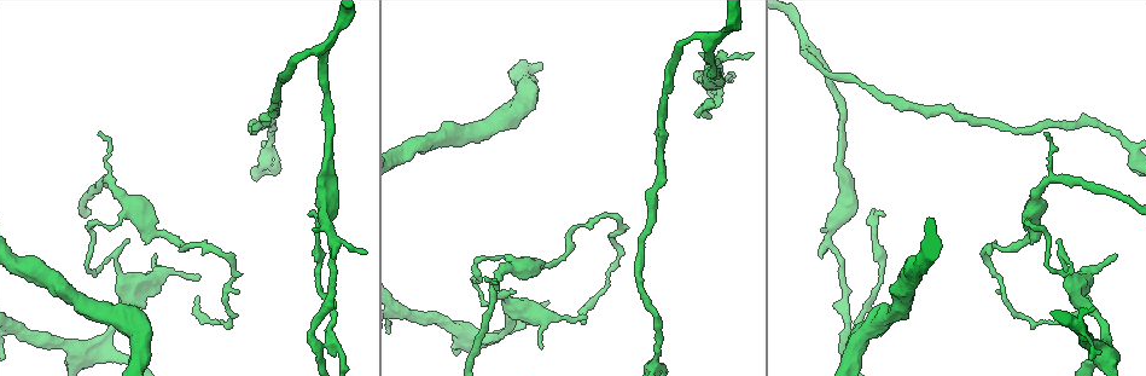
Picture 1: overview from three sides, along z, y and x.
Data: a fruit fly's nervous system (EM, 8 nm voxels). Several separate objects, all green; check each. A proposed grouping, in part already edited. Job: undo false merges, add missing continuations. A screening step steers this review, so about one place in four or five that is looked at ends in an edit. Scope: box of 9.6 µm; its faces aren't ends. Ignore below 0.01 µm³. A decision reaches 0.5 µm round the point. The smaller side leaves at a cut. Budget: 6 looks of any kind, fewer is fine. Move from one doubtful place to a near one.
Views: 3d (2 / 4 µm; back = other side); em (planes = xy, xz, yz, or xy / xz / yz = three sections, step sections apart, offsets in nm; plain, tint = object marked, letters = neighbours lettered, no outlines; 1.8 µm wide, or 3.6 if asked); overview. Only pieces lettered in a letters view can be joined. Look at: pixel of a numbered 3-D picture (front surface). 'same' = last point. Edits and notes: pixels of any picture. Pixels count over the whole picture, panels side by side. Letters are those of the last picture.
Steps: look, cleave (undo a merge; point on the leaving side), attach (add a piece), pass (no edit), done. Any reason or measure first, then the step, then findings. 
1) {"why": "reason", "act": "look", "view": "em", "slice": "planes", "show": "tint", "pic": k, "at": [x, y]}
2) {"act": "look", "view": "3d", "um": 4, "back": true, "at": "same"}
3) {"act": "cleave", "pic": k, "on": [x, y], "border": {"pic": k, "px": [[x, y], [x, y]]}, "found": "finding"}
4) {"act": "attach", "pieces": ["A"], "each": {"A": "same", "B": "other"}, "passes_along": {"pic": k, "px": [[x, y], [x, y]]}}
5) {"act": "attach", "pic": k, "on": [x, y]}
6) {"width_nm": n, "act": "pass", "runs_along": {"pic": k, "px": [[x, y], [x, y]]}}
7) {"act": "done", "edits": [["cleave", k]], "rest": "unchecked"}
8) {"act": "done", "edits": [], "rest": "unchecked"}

{"why": "thick turns thin", "act": "look", "view": "3d", "um": 4, "pic": 1, "at": [332, 232]}

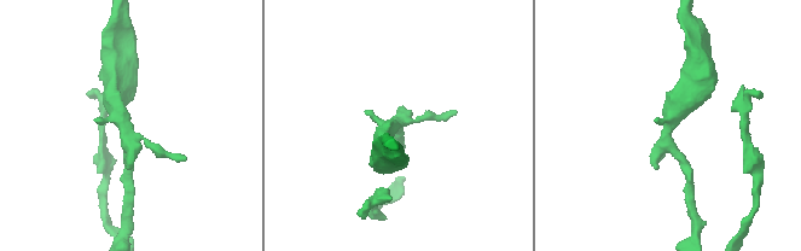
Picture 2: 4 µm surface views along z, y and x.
{"act": "look", "view": "em", "slice": "planes", "show": "plain", "pic": 2, "at": [127, 127]}

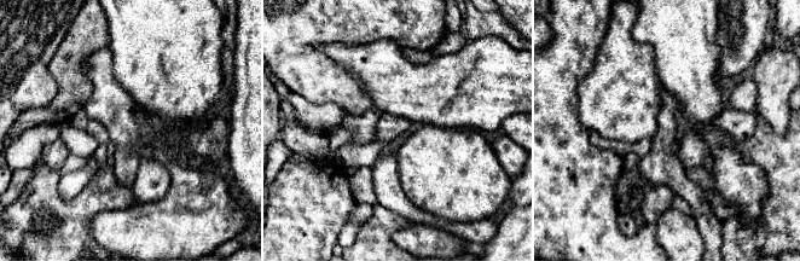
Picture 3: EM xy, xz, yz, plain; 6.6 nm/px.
{"why": "see the neighbours", "act": "look", "view": "em", "slice": "planes", "show": "letters", "at": "same"}

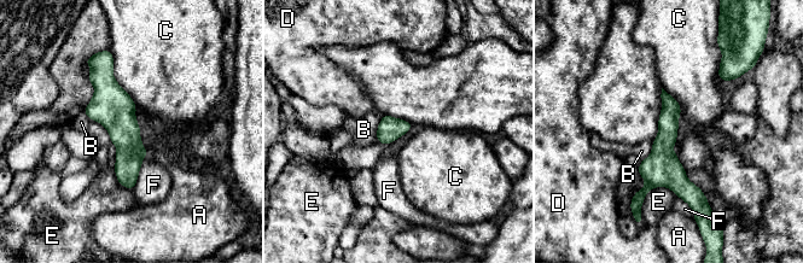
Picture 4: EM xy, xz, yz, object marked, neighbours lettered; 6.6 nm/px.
{"act": "pass", "each": {"A": "other", "B": "other", "C": "other", "D": "other", "E": "other", "F": "other"}, "border": {"pic": 4, "px": [[109, 50], [114, 79], [137, 110]]}, "found": "all the same cell"}

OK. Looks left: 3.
{"why": "arms run side by side", "act": "look", "view": "em", "slice": "xz", "step": 16, "show": "letters", "pic": 1, "at": [843, 346]}

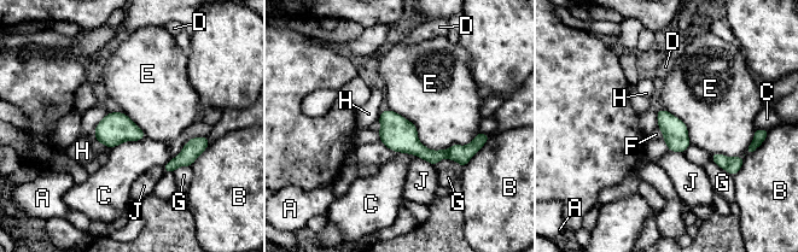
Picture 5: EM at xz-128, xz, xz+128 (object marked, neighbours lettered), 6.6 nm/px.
{"act": "cleave", "pic": 5, "on": [461, 154], "each": {"A": "other", "B": "other", "C": "other", "D": "other", "E": "other", "F": "other", "G": "other", "H": "other", "J": "other"}, "border": {"pic": 5, "px": [[448, 150], [446, 157]]}, "found": "a second cell is stuck on"}

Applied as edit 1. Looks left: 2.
{"act": "done", "edits": [["cleave", 5]], "rest": "unchecked"}

